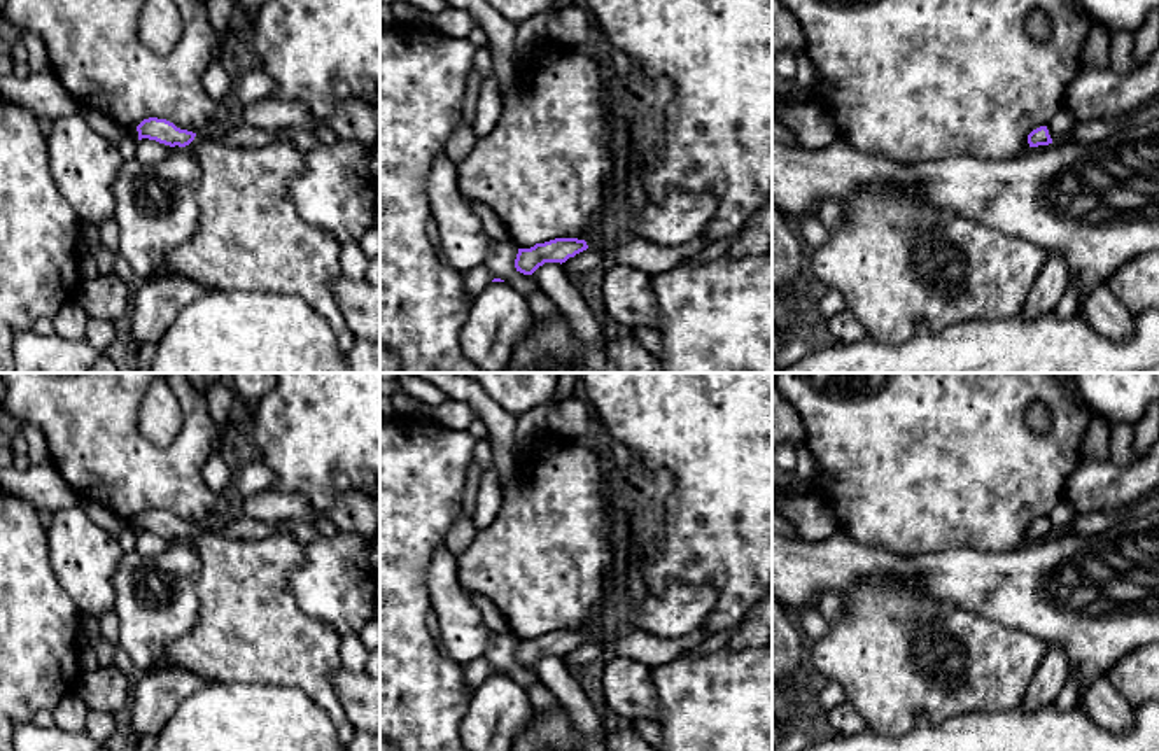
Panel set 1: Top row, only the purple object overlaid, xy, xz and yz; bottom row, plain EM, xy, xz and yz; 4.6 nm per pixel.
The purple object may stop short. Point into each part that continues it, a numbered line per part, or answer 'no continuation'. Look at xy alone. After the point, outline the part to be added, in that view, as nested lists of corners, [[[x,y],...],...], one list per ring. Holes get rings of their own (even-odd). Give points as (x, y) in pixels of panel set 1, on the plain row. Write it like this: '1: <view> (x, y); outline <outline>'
1: xy (251, 629); outline [[[217,523],[210,529],[198,525],[184,541],[201,560],[196,583],[200,621],[165,646],[156,667],[177,665],[208,683],[298,686],[336,726],[341,725],[347,714],[331,683],[331,674],[341,665],[341,635],[331,625],[308,618],[289,590],[289,574],[305,562],[305,543],[282,527],[257,539],[231,539]]]

